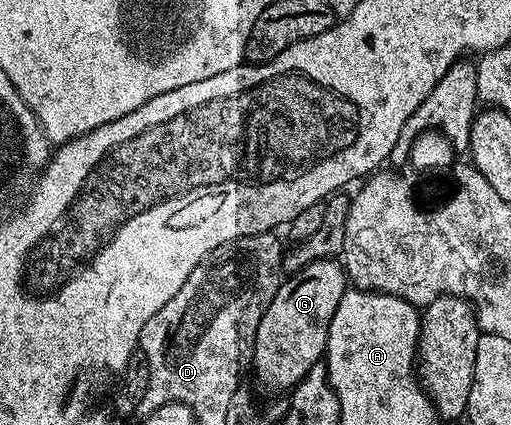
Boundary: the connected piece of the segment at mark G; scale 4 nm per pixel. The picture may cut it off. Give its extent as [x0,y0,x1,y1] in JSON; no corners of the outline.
[252,260,348,391]

